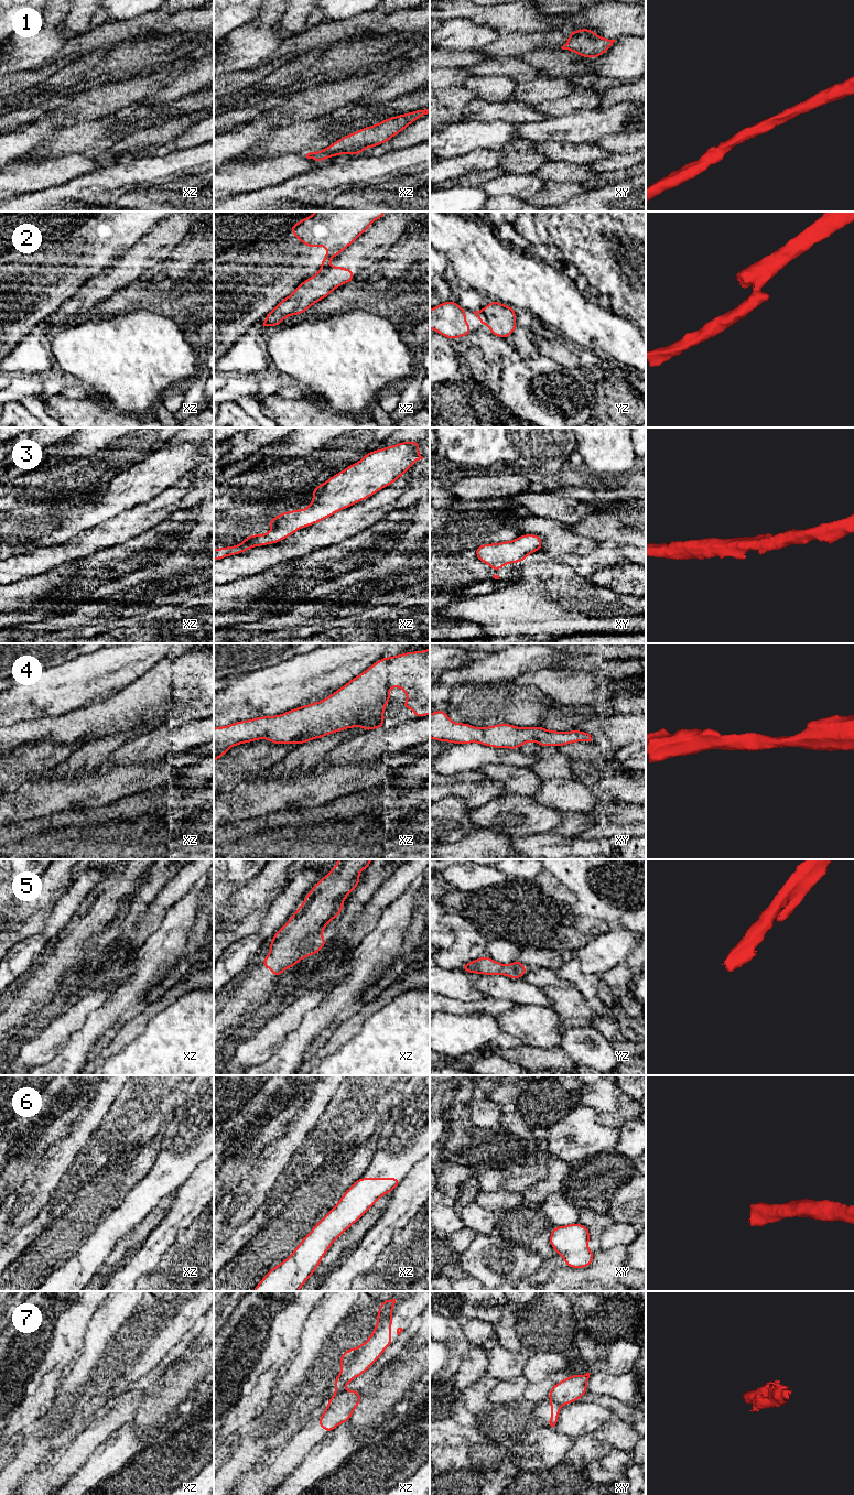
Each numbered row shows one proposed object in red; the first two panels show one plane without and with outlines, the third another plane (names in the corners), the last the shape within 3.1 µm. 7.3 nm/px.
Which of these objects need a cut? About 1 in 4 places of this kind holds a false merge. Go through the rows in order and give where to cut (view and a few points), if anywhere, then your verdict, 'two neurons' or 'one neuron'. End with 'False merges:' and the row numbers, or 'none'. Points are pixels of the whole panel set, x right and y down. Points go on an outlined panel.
1: no cut; one neuron
2: cut in yz along (479, 311), (484, 315), (486, 323); two neurons
3: no cut; one neuron
4: no cut; one neuron
5: no cut; one neuron
6: no cut; one neuron
7: cut in xy along (550, 1399), (560, 1406); two neurons
False merges: 2, 7

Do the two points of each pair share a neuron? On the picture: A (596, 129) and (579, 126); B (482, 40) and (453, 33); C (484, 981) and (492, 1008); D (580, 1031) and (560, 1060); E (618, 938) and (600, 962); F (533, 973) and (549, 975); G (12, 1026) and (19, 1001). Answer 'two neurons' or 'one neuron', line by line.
A: one neuron
B: one neuron
C: two neurons
D: two neurons
E: one neuron
F: one neuron
G: one neuron

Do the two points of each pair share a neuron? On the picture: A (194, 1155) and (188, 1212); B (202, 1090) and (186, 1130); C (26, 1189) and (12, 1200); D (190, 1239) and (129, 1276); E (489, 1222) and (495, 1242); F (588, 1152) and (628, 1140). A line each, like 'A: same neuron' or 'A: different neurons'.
A: different neurons
B: same neuron
C: same neuron
D: different neurons
E: different neurons
F: different neurons

